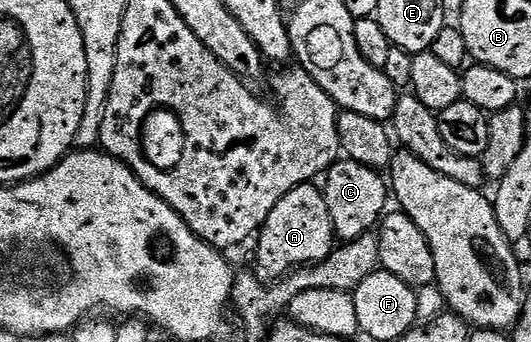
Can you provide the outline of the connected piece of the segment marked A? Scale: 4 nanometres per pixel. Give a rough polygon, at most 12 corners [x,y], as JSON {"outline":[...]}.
{"outline":[[284,194],[257,233],[258,264],[281,278],[335,247],[326,194]]}

